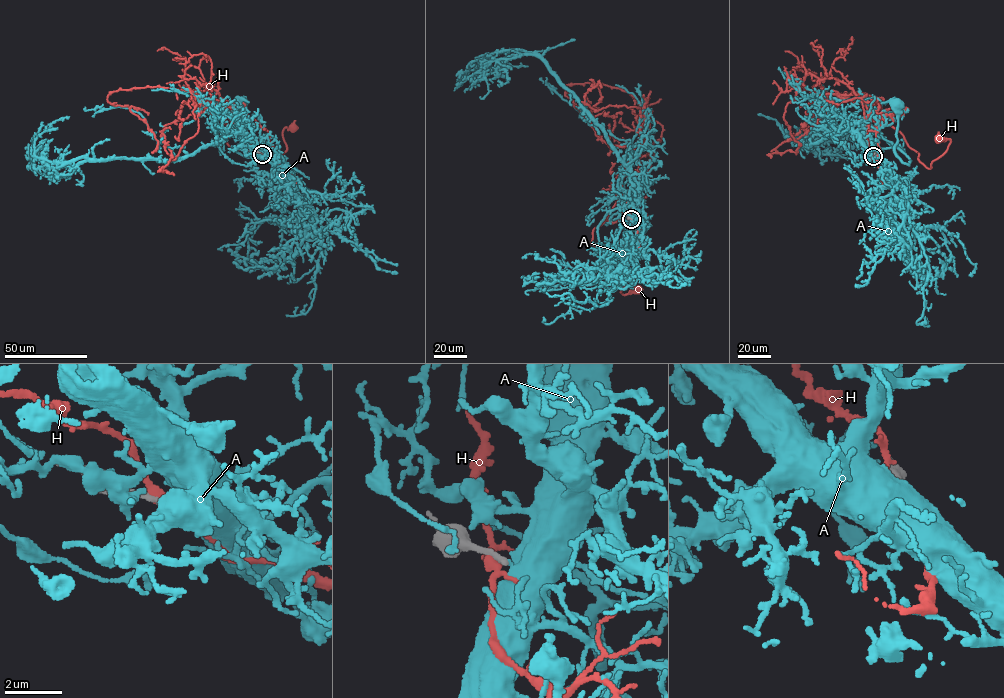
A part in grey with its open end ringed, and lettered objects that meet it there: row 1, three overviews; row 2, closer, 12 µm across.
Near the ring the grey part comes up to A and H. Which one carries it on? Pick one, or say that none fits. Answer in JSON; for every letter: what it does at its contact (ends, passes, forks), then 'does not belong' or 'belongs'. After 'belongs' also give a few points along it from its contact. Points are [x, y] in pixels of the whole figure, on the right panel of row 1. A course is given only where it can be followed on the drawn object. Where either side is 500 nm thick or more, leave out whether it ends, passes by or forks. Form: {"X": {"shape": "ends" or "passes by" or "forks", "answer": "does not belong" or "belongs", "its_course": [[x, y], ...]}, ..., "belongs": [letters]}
{"A": {"answer": "does not belong"}, "H": {"shape": "forks", "answer": "does not belong"}, "belongs": []}

